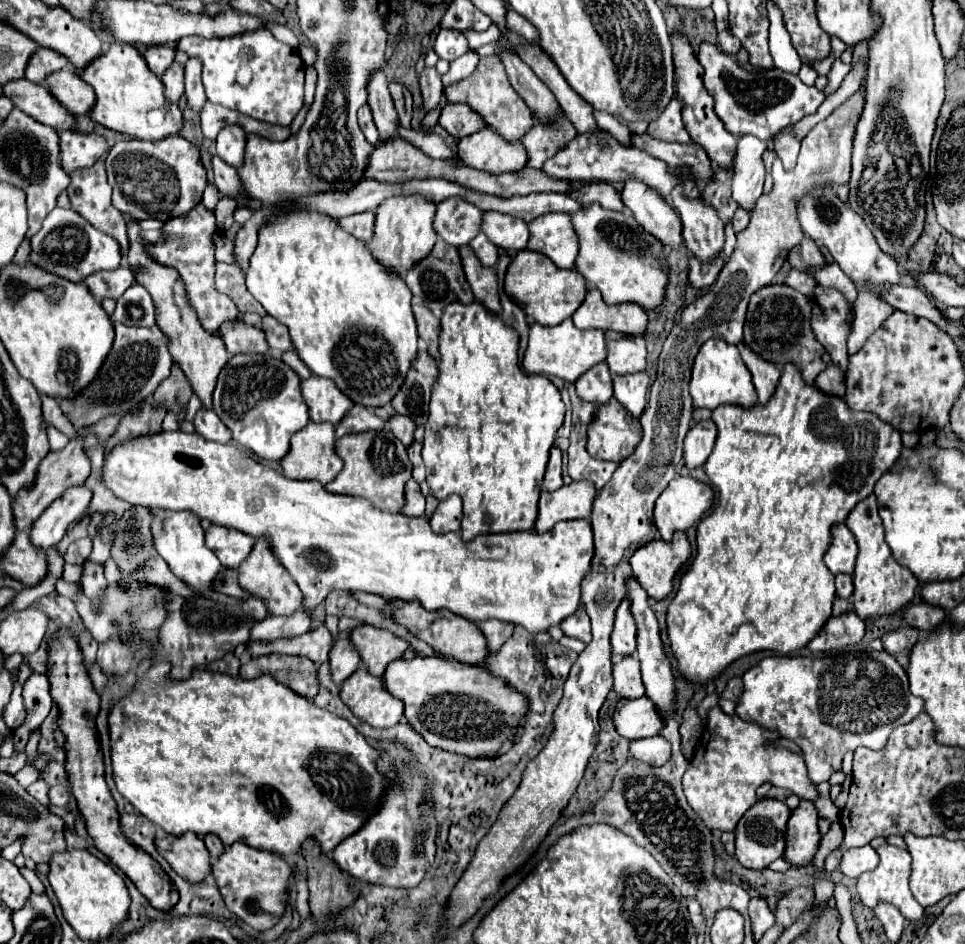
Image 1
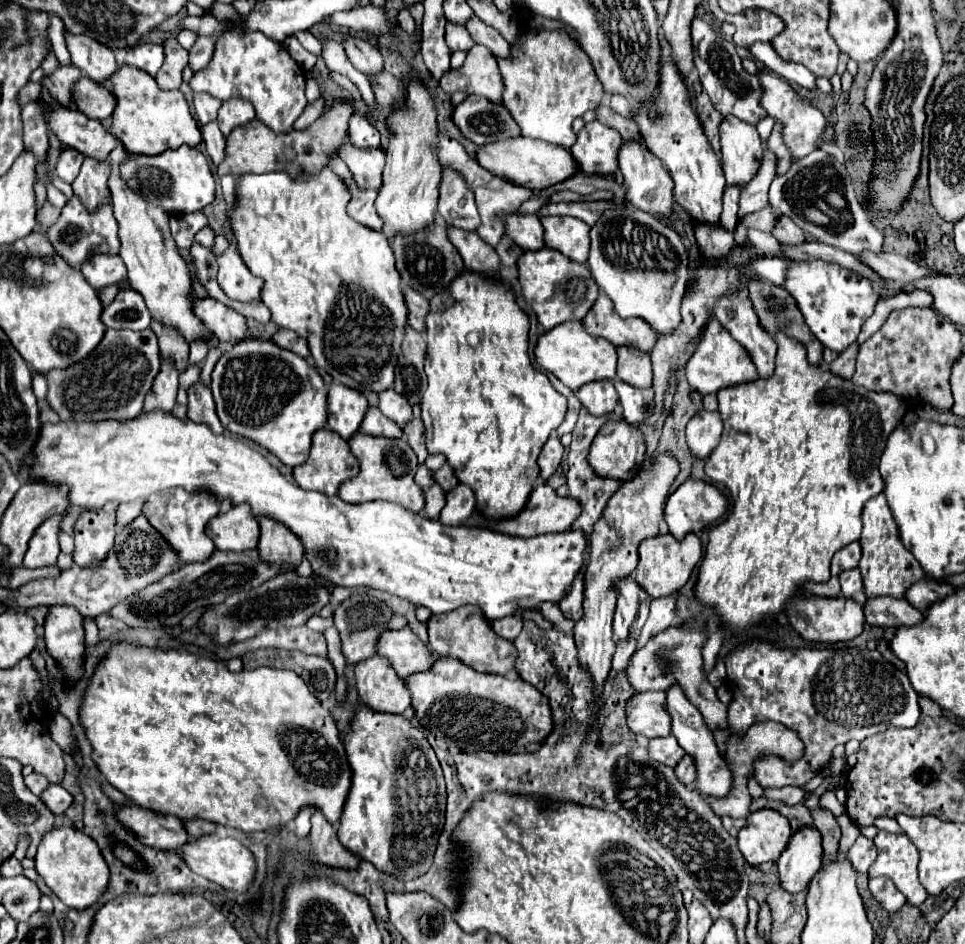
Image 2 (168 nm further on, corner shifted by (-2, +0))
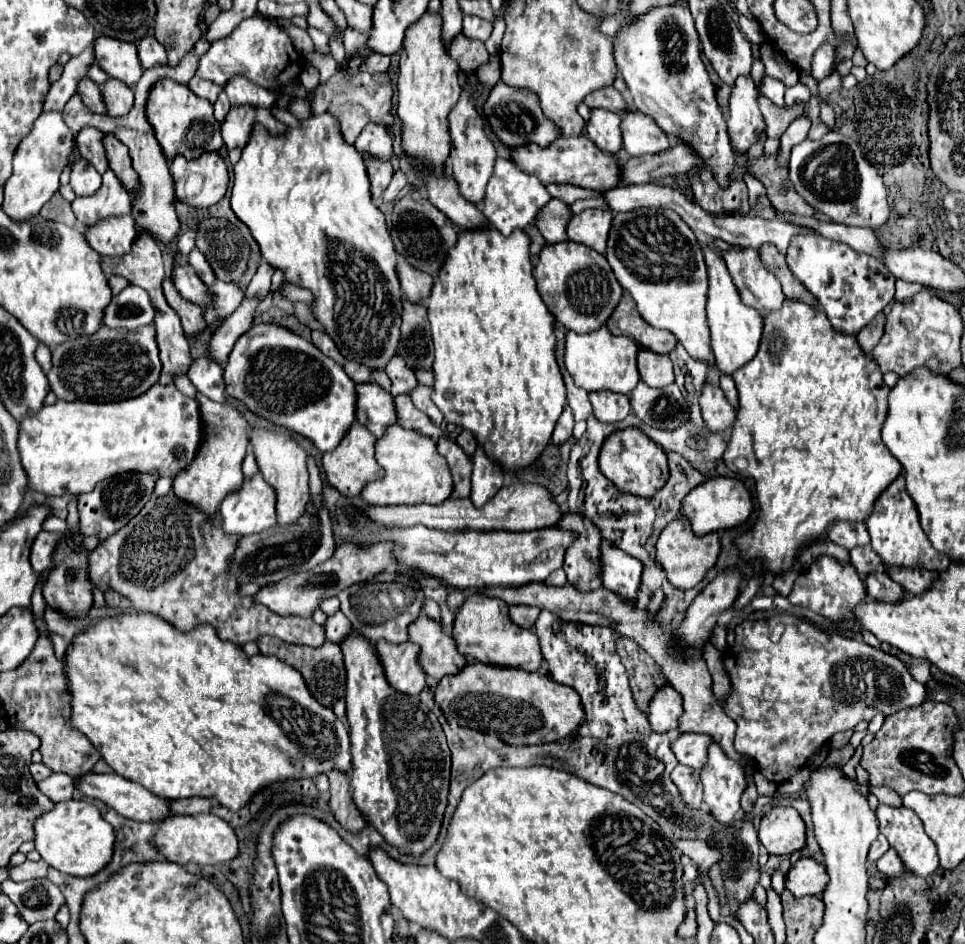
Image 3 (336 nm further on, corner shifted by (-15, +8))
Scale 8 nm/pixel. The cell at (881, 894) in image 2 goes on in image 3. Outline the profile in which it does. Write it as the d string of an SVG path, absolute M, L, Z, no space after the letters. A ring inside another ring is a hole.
M889 849L887 855L879 857L877 869L879 869L881 873L885 873L887 877L899 877L899 875L903 873L903 861L899 859L899 855L897 855L893 849Z

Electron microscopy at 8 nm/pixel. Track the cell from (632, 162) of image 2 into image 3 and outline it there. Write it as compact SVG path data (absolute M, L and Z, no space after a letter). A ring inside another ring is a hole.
M627 109L621 113L621 133L623 149L631 155L659 153L669 147L669 139L667 135L663 135L657 123L637 109Z

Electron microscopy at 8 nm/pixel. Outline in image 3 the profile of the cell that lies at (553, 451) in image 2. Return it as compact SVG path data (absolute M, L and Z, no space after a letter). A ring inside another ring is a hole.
M565 407L561 417L559 417L559 421L557 421L557 425L555 425L551 441L555 445L561 445L561 443L565 443L571 437L571 431L573 431L573 411L569 407Z

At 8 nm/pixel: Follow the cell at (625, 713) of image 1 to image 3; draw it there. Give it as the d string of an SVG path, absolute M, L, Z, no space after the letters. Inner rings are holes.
M665 685L663 689L657 691L655 699L649 705L649 723L655 731L665 733L673 731L677 727L677 719L683 713L683 701L679 699L679 693L671 687Z

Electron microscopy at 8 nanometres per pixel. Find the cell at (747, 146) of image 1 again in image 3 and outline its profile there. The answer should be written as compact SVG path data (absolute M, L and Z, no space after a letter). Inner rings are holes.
M751 75L737 77L729 97L731 117L727 121L729 139L737 153L745 153L759 137L759 131L765 131L765 121L759 111L757 97L759 97L759 91Z

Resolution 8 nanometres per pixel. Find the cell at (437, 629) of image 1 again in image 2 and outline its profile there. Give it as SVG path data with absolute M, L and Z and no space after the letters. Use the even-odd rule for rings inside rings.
M462 607L458 611L432 615L428 619L428 635L430 647L440 657L456 657L474 671L508 675L514 667L516 649L512 641L494 635L494 631L490 631L490 621L482 615L482 611L478 611L478 607Z

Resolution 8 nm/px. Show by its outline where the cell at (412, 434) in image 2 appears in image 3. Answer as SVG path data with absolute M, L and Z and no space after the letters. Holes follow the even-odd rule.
M417 385L417 387L415 387L415 391L411 391L409 395L411 395L413 403L415 403L423 413L427 413L427 415L431 417L431 421L435 421L435 423L441 423L441 421L443 421L441 411L437 409L437 405L435 405L435 403L433 403L433 399L431 399L431 395L433 395L433 387Z

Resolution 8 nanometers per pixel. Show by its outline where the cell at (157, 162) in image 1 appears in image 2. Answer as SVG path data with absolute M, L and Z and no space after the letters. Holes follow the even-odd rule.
M182 145L180 149L168 149L160 155L128 153L128 159L120 163L120 177L132 191L142 193L144 197L156 195L158 205L170 215L198 211L214 201L214 177L206 157L198 151L198 147Z

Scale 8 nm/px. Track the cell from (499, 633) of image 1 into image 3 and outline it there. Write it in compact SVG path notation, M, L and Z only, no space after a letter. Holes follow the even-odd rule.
M515 605L511 607L511 619L523 627L523 629L531 629L537 621L537 615L539 615L539 607L527 607L527 605Z

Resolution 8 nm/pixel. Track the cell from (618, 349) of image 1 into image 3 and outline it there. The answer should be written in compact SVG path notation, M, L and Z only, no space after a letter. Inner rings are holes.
M641 349L639 357L637 357L637 365L639 365L639 375L641 379L655 389L667 387L675 381L673 375L673 363L667 355L657 355L653 351Z

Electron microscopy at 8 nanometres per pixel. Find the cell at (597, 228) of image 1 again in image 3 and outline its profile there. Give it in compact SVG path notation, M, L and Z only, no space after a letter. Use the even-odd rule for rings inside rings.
M637 209L637 211L627 211L627 213L615 213L613 225L609 231L609 241L607 241L607 261L619 279L621 287L631 293L635 299L641 317L655 329L667 329L671 331L677 341L687 349L687 353L701 361L707 363L709 367L715 367L715 357L711 349L711 333L705 317L705 303L707 303L707 267L703 263L703 251L693 235L693 231L683 223L683 219L671 211L671 209Z

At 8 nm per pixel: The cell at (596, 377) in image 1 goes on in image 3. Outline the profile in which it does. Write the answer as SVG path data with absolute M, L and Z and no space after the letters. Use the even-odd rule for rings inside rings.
M599 391L589 393L589 399L593 405L593 415L601 423L617 423L631 413L627 395L611 395L611 391Z

